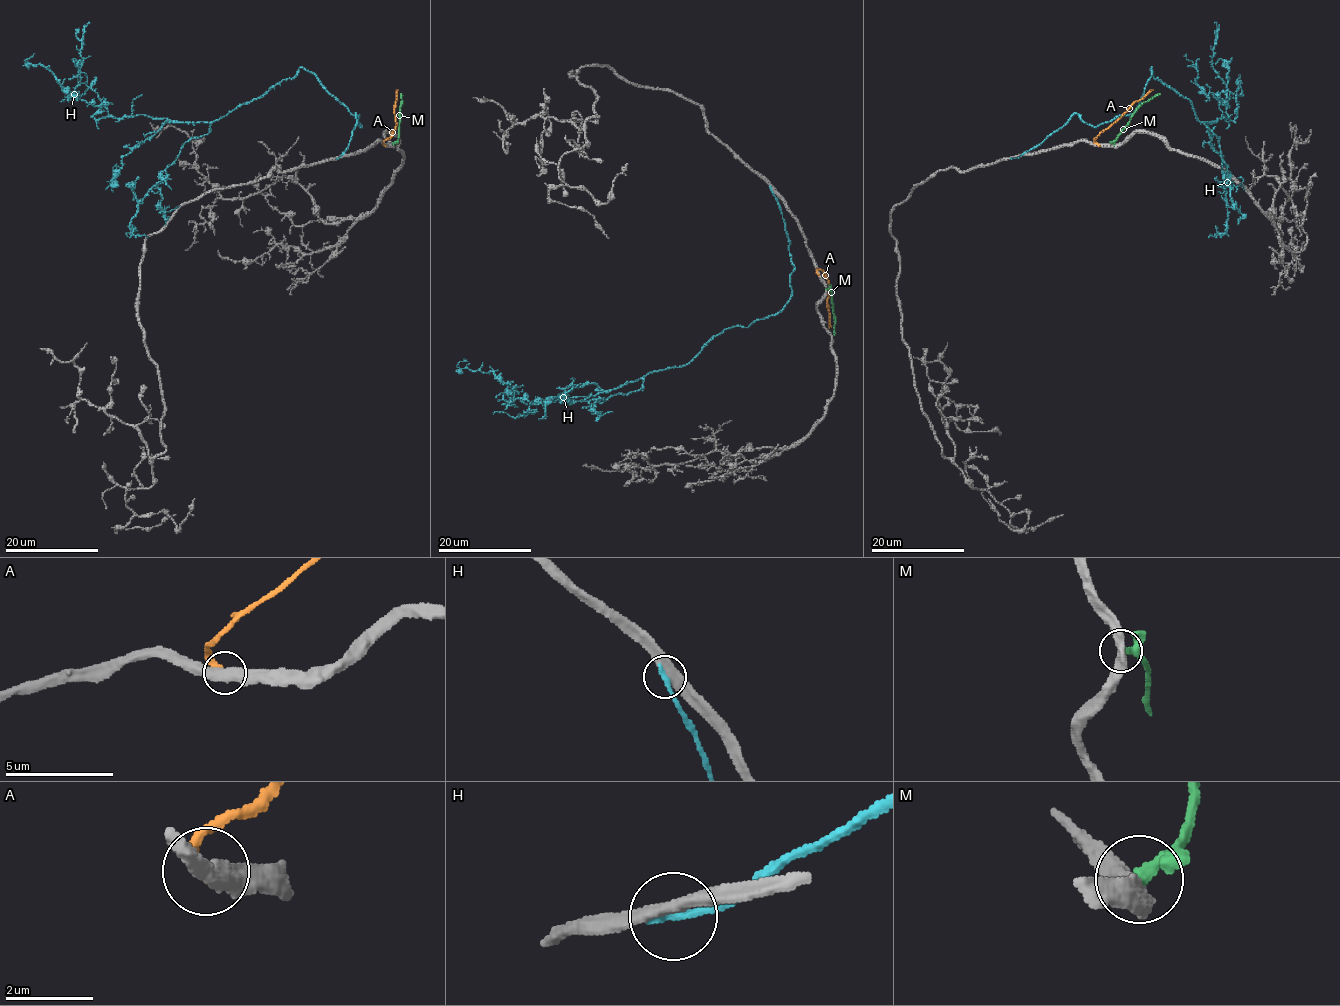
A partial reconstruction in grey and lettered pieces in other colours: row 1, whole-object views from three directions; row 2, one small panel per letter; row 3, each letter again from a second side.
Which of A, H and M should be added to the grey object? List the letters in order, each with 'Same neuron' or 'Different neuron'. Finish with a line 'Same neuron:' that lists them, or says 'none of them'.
A: Same neuron
H: Different neuron
M: Different neuron
Same neuron: A

